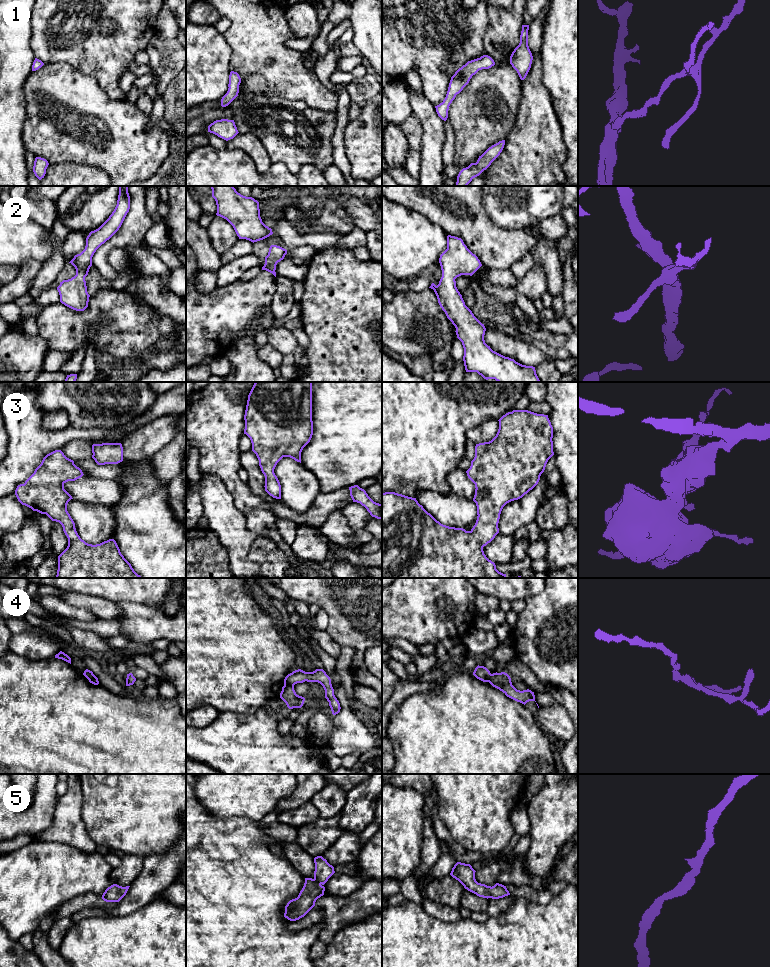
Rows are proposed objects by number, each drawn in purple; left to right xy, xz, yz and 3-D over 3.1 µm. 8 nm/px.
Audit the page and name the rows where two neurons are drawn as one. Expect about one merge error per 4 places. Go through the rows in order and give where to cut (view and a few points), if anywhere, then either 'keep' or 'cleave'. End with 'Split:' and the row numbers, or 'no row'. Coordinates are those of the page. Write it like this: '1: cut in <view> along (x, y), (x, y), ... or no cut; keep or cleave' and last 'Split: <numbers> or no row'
1: no cut; keep
2: no cut; keep
3: no cut; keep
4: cut in xz along (284, 684), (293, 686); cleave
5: no cut; keep
Split: 4

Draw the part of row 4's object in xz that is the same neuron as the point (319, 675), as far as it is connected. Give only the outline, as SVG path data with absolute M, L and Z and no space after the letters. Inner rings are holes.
M301 669L295 670L285 677L284 685L294 686L305 681L320 683L325 690L325 698L329 702L332 714L336 715L340 712L340 703L334 695L331 679L323 669L316 669L313 672L305 672Z

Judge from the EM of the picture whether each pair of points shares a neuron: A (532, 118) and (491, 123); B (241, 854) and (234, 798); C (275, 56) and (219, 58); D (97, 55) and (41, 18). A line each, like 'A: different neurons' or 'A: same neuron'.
A: different neurons
B: different neurons
C: different neurons
D: same neuron

